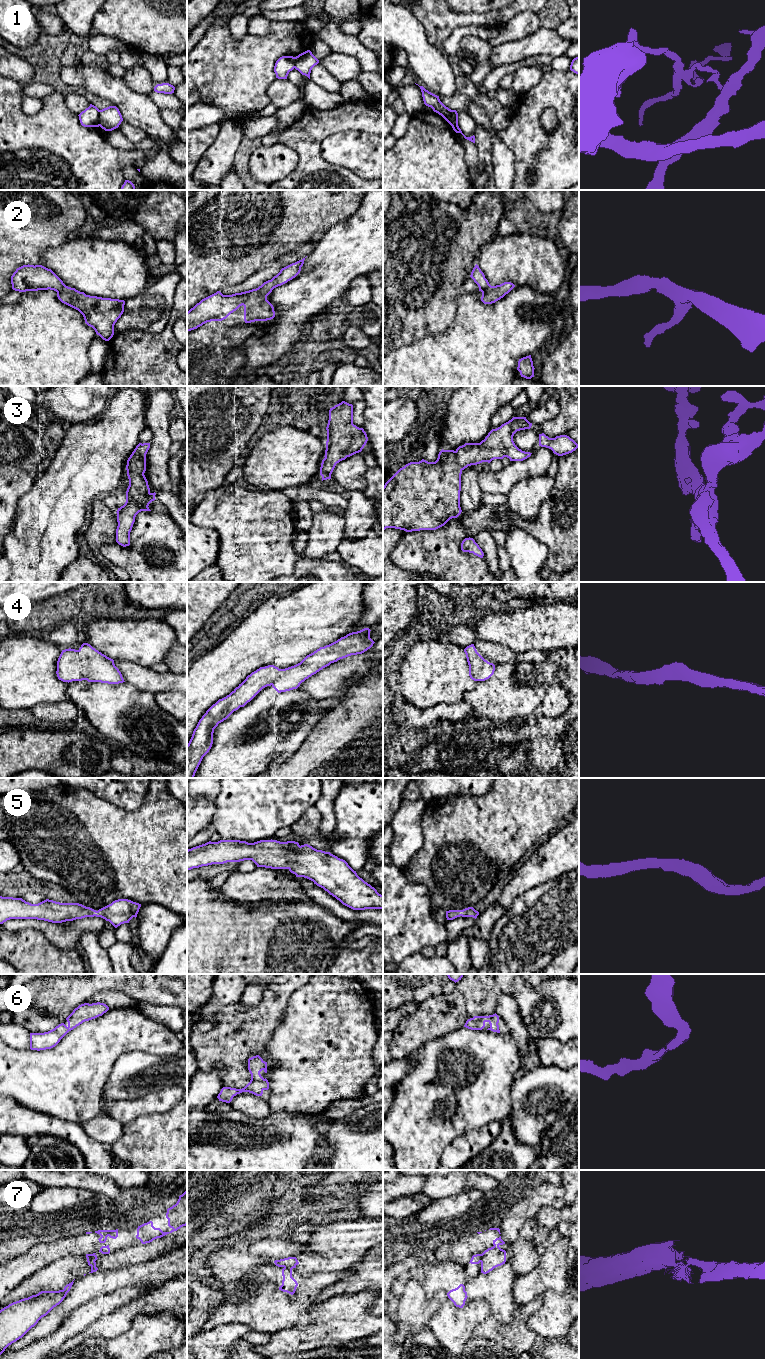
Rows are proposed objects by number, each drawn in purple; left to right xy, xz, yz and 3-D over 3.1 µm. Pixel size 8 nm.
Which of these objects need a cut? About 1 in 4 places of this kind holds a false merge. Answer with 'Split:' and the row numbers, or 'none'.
Split: 1, 7

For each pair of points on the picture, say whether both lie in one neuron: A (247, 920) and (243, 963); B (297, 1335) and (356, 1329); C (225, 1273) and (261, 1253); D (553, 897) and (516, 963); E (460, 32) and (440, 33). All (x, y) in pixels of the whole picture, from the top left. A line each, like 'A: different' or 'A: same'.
A: same
B: same
C: same
D: same
E: different

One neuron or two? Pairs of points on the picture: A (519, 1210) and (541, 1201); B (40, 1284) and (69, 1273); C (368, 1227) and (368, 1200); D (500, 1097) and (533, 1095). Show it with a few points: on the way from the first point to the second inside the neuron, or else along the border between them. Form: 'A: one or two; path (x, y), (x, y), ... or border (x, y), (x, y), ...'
A: one; path (524, 1209), (536, 1201)
B: one; path (47, 1279), (62, 1273)
C: two; border (363, 1216), (372, 1218)
D: two; border (514, 1080), (510, 1094), (510, 1113), (507, 1116)

